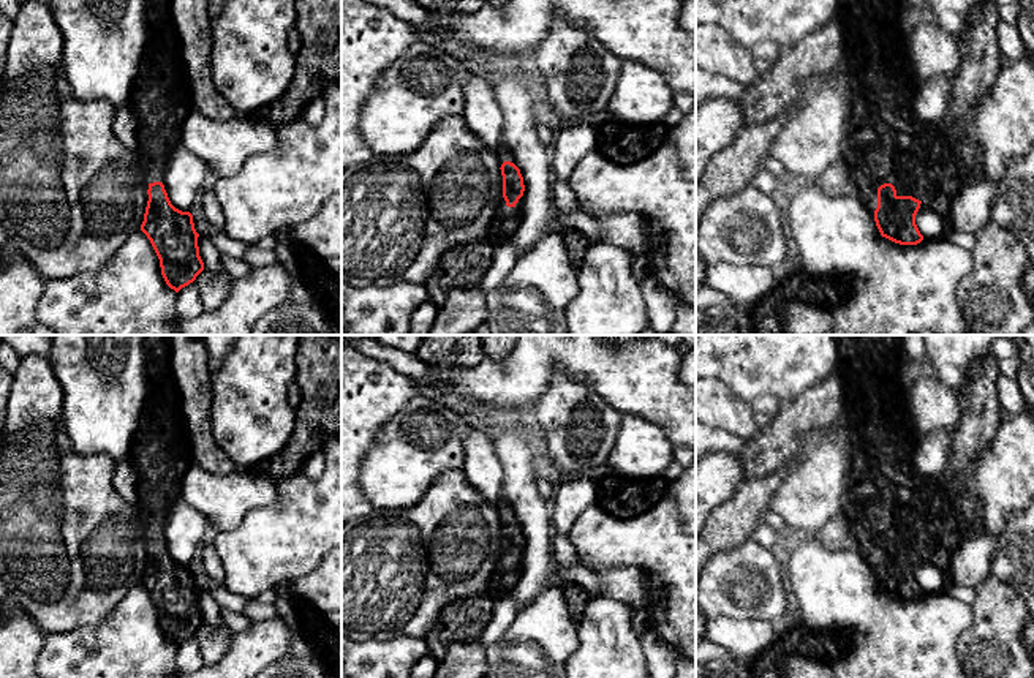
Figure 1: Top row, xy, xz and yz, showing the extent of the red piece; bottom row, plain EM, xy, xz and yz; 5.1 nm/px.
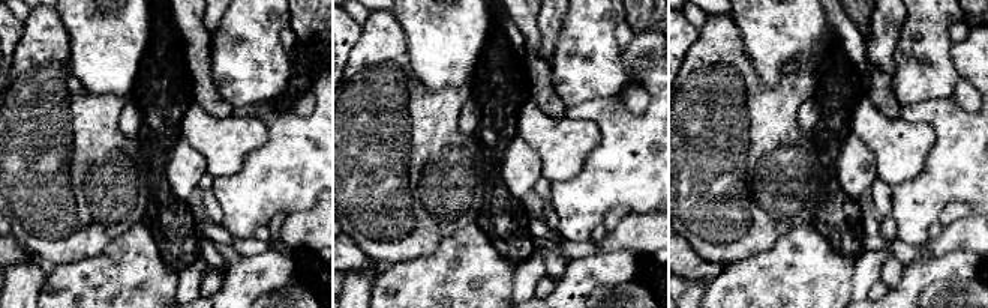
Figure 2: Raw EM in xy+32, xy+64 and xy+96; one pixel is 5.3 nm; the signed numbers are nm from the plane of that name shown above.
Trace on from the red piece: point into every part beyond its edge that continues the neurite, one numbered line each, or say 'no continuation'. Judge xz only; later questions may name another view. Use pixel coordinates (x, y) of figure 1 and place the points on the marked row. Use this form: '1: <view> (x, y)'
no continuation

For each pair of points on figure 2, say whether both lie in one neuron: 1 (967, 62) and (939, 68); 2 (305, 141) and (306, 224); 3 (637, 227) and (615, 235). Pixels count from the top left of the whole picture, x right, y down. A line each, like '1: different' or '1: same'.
1: different
2: different
3: same

